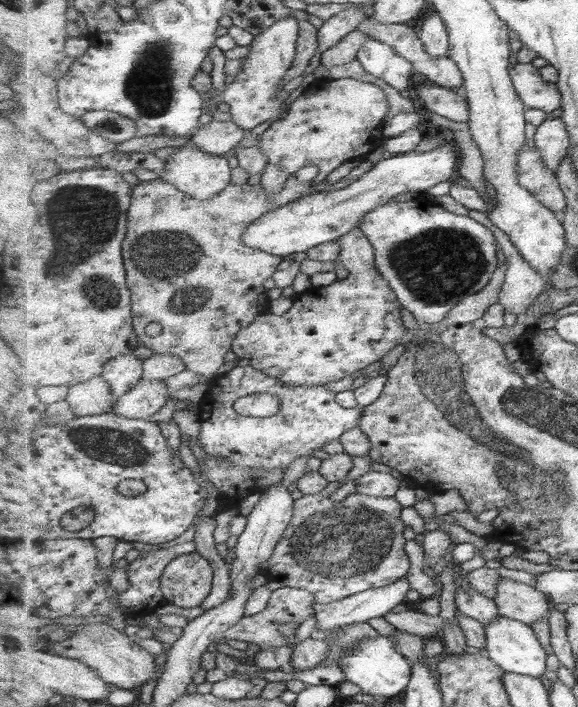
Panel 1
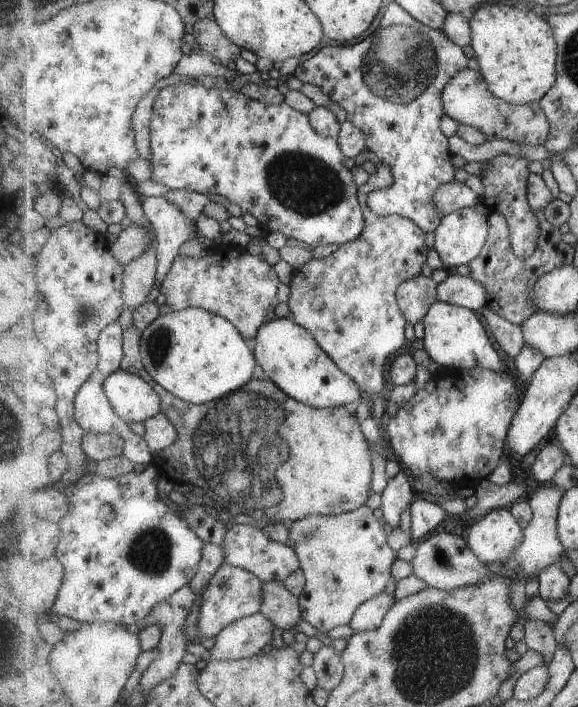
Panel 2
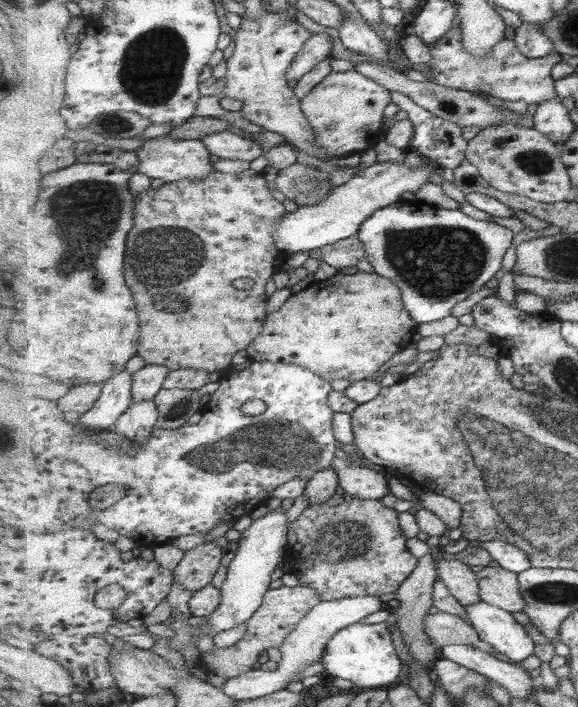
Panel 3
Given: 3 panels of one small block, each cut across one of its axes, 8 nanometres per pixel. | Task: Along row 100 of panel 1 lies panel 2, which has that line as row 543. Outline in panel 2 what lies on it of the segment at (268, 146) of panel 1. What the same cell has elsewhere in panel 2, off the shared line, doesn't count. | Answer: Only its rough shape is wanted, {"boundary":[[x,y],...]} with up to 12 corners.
{"boundary":[[367,505],[289,524],[303,619],[329,633],[387,590],[397,551]]}

